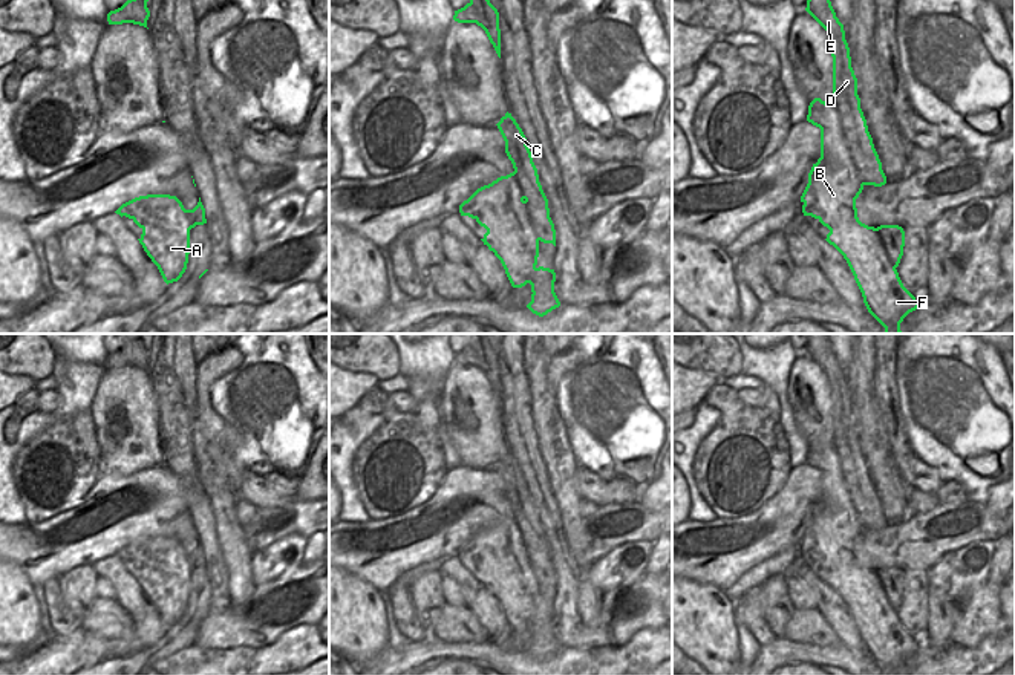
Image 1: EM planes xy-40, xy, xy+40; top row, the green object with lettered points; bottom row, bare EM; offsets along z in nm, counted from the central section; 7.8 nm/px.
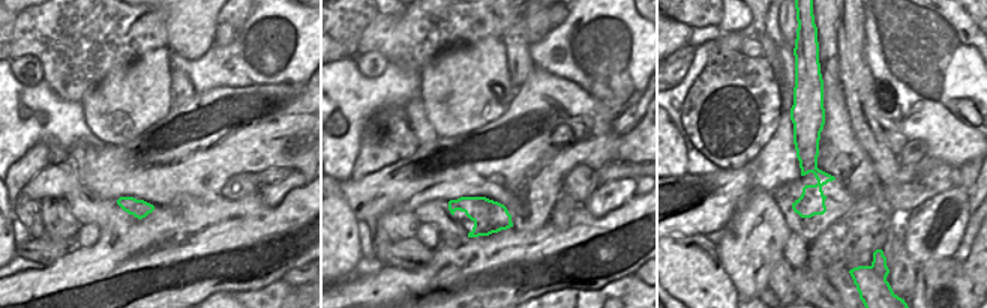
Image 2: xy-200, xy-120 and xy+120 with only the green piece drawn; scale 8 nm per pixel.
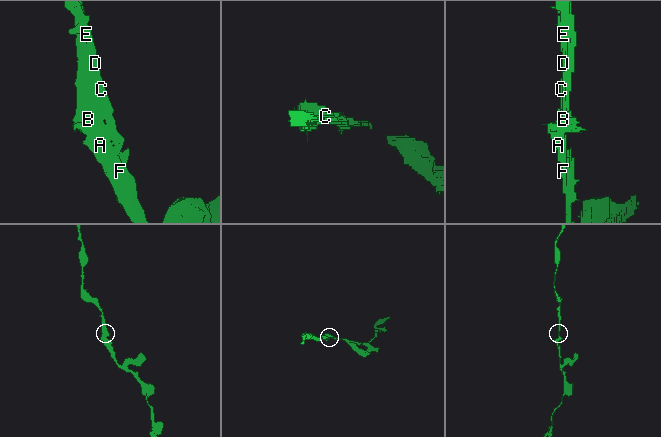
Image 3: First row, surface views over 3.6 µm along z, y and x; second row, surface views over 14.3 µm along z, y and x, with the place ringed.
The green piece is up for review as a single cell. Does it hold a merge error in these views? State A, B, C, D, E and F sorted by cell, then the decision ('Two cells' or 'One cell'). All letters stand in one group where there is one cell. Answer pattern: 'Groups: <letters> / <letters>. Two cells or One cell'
Groups: A B F / C D E. Two cells

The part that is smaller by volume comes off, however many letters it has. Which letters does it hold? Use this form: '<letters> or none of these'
C, D, E

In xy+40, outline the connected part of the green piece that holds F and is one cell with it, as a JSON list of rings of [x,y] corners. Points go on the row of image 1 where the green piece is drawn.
[[[814,98],[808,106],[807,121],[821,129],[821,158],[808,173],[808,184],[801,196],[804,216],[818,219],[830,230],[827,242],[847,260],[862,292],[868,312],[885,328],[885,334],[902,334],[900,323],[920,305],[903,286],[897,269],[886,257],[880,236],[874,227],[857,217],[856,199],[863,190],[857,170],[850,158],[847,138],[834,101]]]

